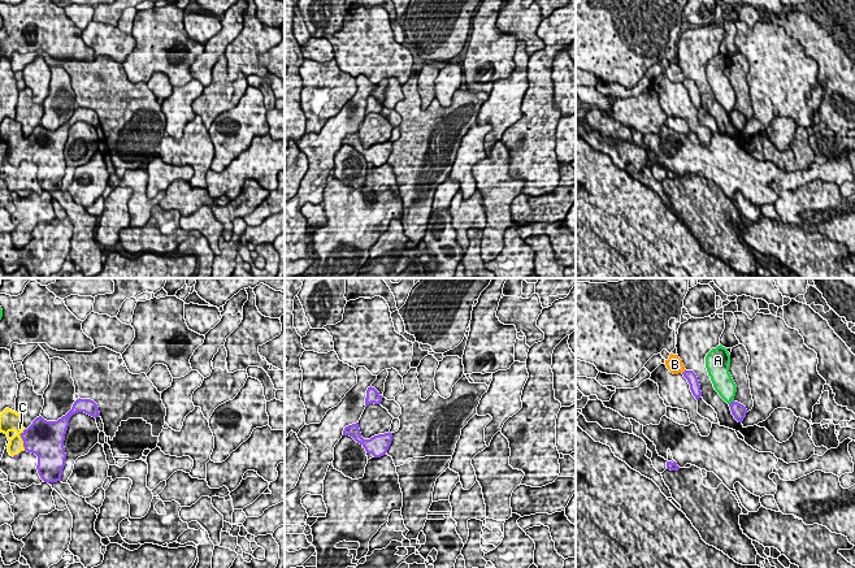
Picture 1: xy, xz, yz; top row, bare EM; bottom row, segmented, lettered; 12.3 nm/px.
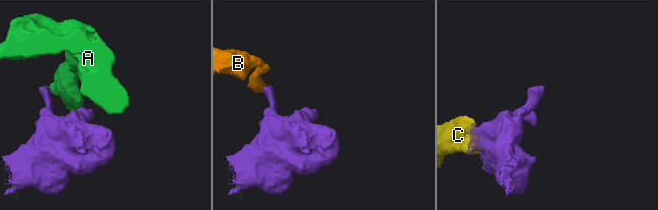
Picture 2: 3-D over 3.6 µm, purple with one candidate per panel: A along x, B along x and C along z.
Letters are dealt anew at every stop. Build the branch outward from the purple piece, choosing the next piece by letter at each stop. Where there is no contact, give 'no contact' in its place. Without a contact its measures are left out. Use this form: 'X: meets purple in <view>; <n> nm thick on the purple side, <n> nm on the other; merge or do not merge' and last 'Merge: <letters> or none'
A: meets purple in yz; 180 nm thick on the purple side, 240 nm on the other; do not merge
B: meets purple in yz; 140 nm thick on the purple side, 190 nm on the other; do not merge
C: meets purple in xy; 440 nm thick on the purple side, 220 nm on the other; merge
Merge: C

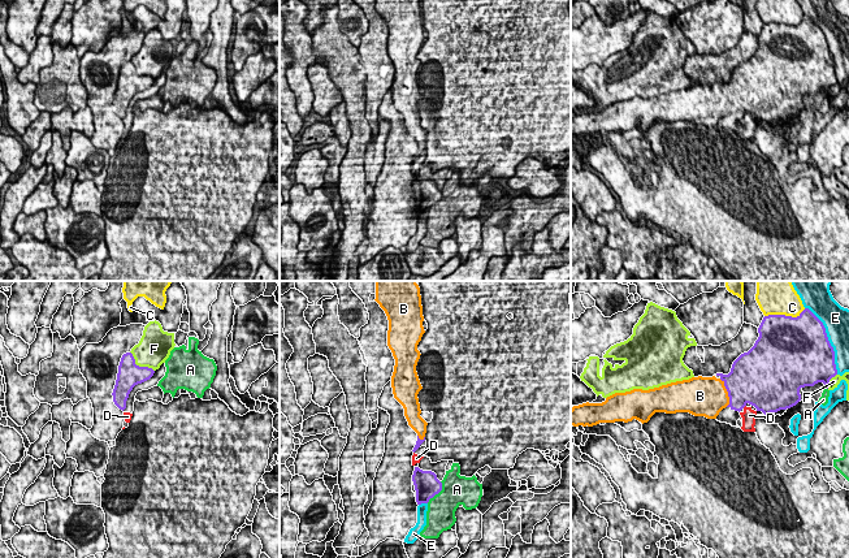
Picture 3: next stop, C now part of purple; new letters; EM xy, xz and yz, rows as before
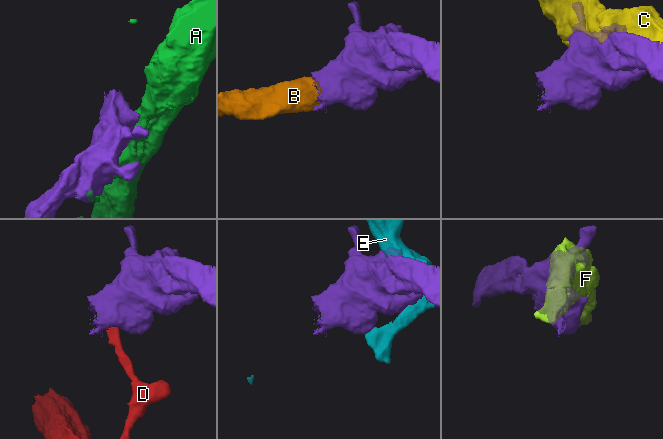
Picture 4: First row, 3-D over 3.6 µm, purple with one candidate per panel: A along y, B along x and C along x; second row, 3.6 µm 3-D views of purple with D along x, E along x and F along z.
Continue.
A: meets purple in xz; 320 nm thick on the purple side, 360 nm on the other; do not merge
B: meets purple in yz; 480 nm thick on the purple side, 460 nm on the other; merge
C: meets purple in yz; 500 nm thick on the purple side, 300 nm on the other; do not merge
D: meets purple in yz; 420 nm thick on the purple side, 170 nm on the other; do not merge
E: meets purple in yz; 550 nm thick on the purple side, 320 nm on the other; do not merge
F: meets purple in xy; 300 nm thick on the purple side, 400 nm on the other; do not merge
Merge: B

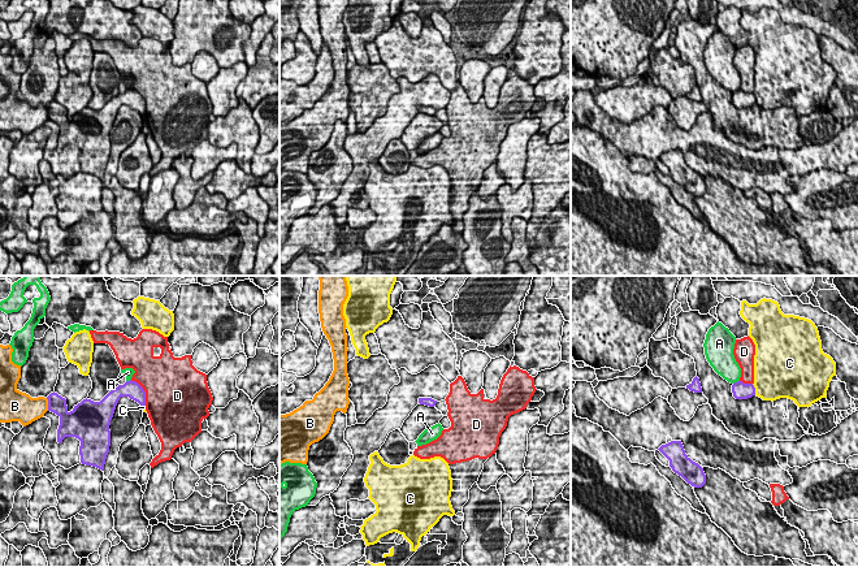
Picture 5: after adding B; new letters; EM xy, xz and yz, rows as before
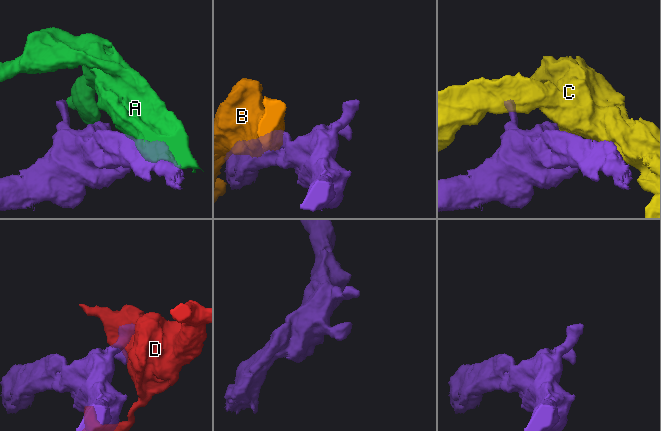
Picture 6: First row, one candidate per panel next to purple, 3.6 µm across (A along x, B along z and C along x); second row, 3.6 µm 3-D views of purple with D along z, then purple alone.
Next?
A: meets purple in yz; 200 nm thick on the purple side, 280 nm on the other; do not merge
B: meets purple in xy; 220 nm thick on the purple side, 300 nm on the other; do not merge
C: meets purple in yz; 200 nm thick on the purple side, 460 nm on the other; do not merge
D: meets purple in xy; 220 nm thick on the purple side, 500 nm on the other; do not merge
Merge: none

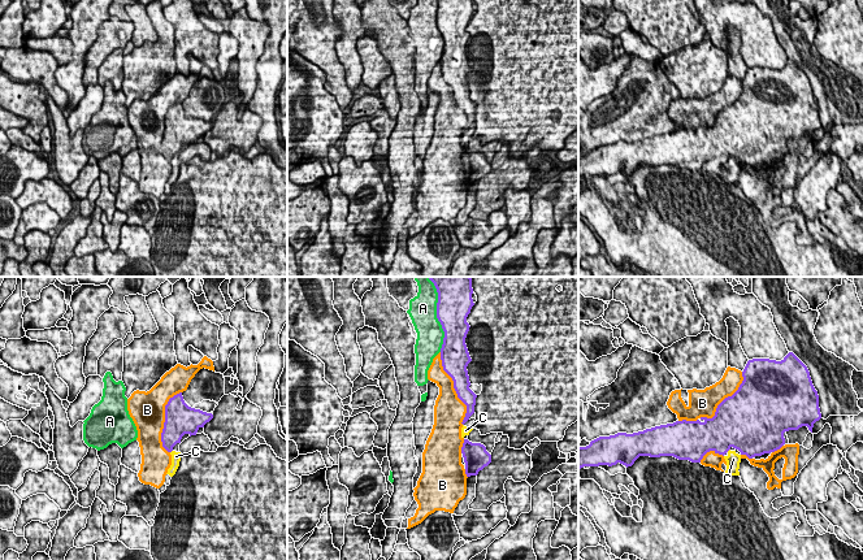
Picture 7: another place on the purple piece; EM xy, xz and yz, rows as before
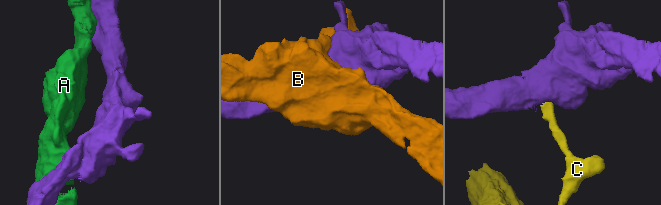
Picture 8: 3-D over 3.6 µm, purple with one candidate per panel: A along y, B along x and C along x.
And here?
A: meets purple in xz; 420 nm thick on the purple side, 360 nm on the other; do not merge
B: meets purple in xz; 260 nm thick on the purple side, 340 nm on the other; do not merge
C: meets purple in yz; 440 nm thick on the purple side, 170 nm on the other; do not merge
Merge: none

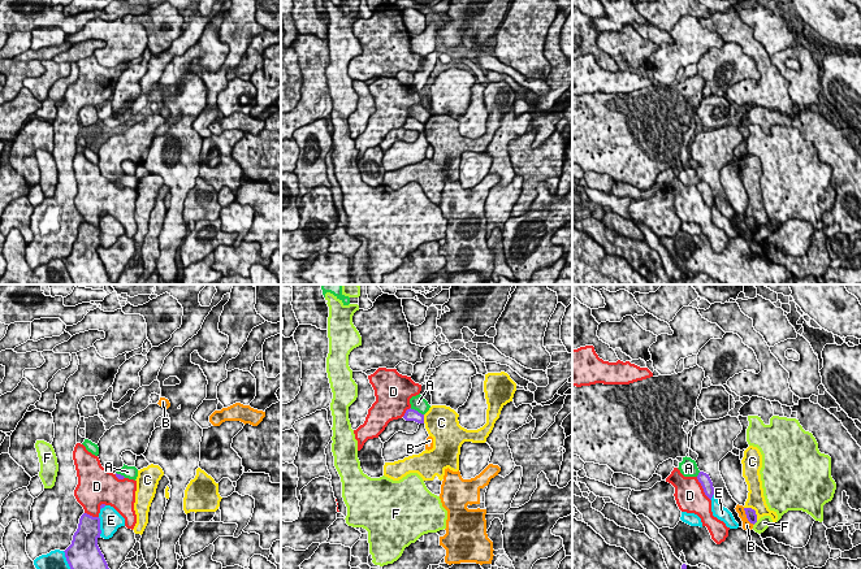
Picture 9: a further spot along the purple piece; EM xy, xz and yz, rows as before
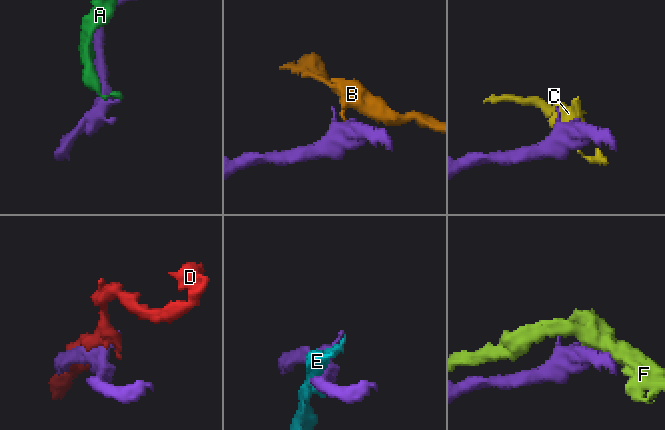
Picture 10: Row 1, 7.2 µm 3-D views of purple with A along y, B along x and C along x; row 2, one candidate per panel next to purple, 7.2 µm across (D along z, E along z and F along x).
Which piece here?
A: meets purple in xz; 160 nm thick on the purple side, 190 nm on the other; do not merge
B: meets purple in yz; 130 nm thick on the purple side, 120 nm on the other; do not merge
C: meets purple in yz; 130 nm thick on the purple side, 220 nm on the other; do not merge
D: meets purple in yz; 140 nm thick on the purple side, 360 nm on the other; do not merge
E: meets purple in xy; 320 nm thick on the purple side, 280 nm on the other; do not merge
F: meets purple in yz; 130 nm thick on the purple side, 160 nm on the other; do not merge
Merge: none

